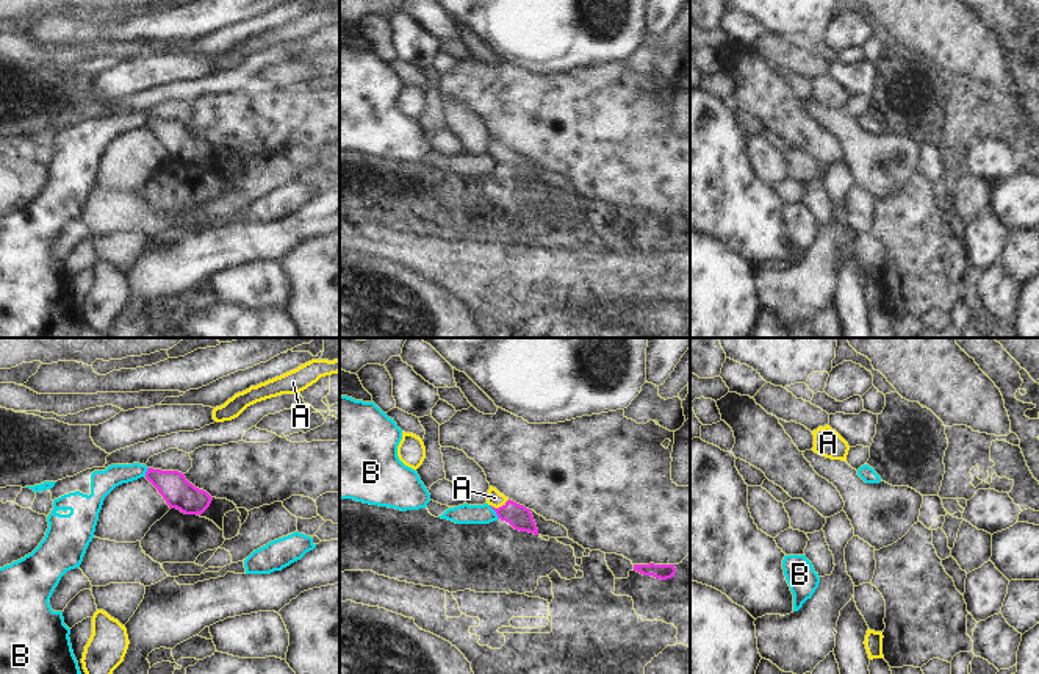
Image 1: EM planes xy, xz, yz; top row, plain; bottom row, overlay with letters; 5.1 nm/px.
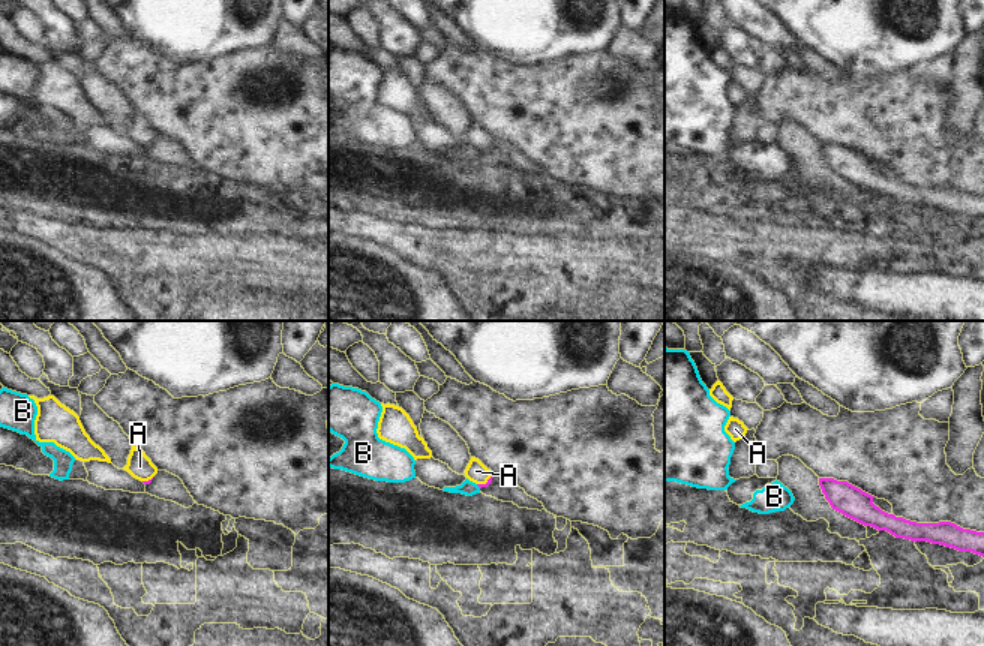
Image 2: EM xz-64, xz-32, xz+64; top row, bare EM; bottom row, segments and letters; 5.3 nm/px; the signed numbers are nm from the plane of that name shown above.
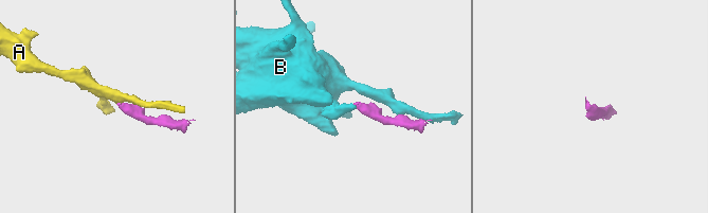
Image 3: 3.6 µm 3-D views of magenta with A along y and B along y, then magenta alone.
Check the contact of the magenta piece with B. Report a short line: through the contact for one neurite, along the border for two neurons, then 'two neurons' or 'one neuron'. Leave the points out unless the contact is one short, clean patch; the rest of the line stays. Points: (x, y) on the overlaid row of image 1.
xz (488, 505), (499, 518) | two neurons

